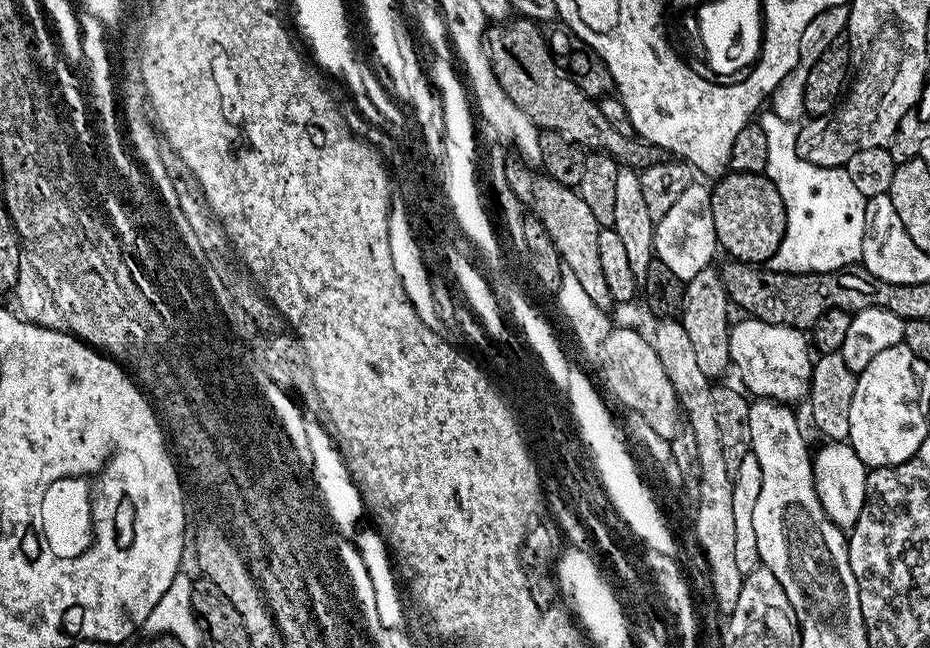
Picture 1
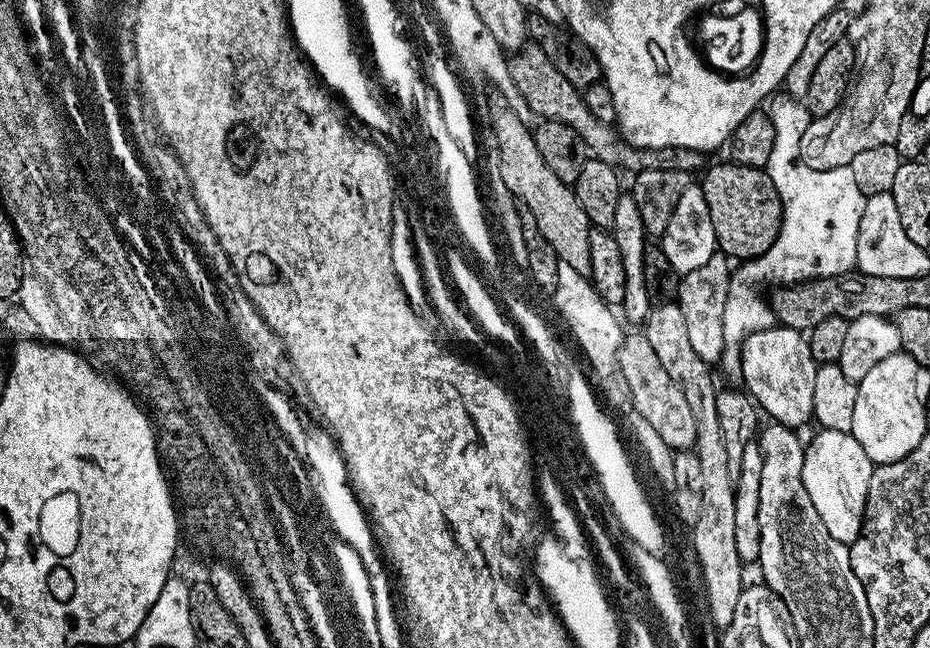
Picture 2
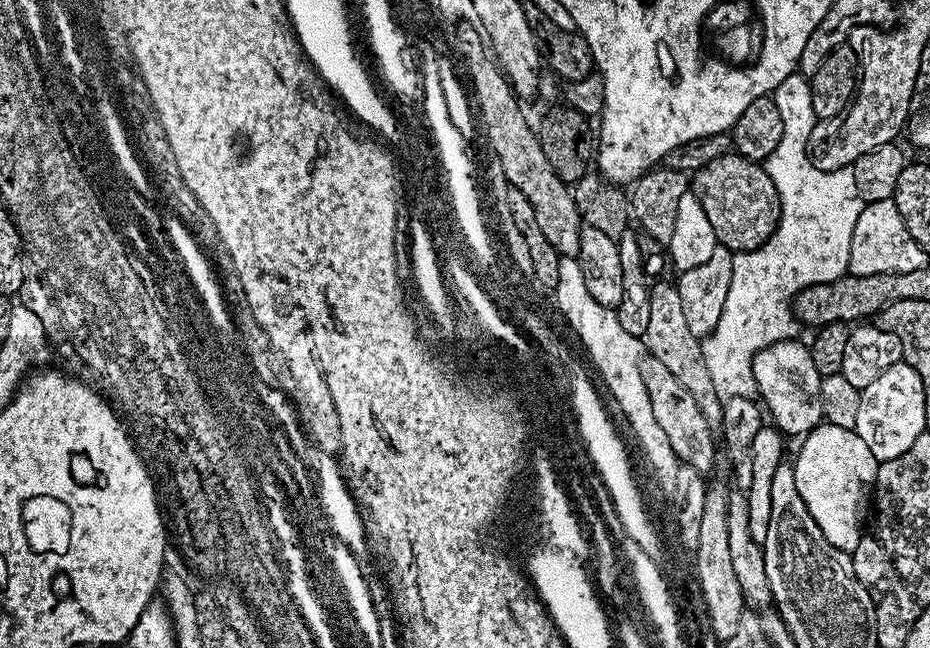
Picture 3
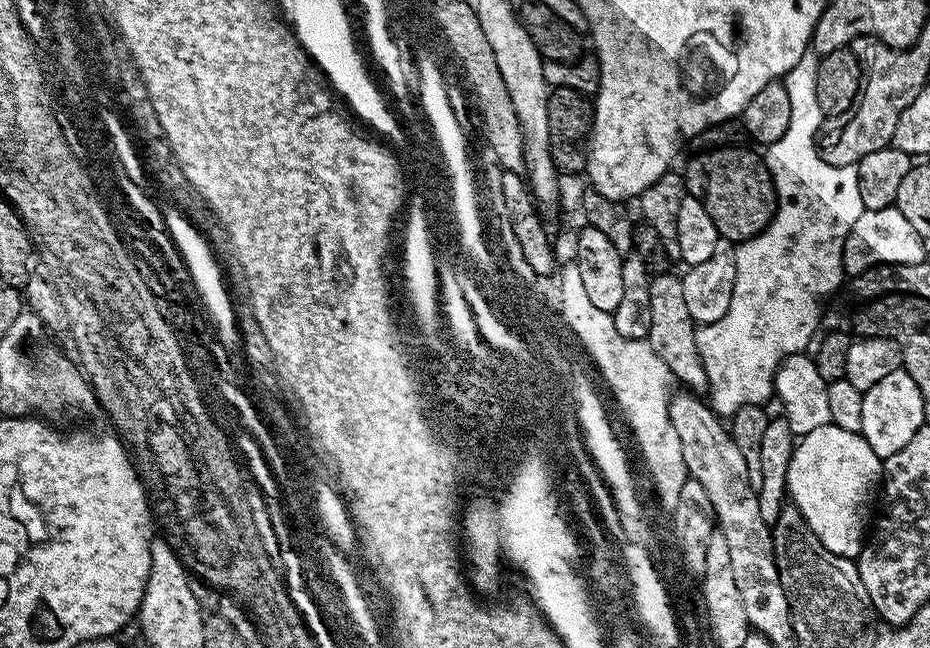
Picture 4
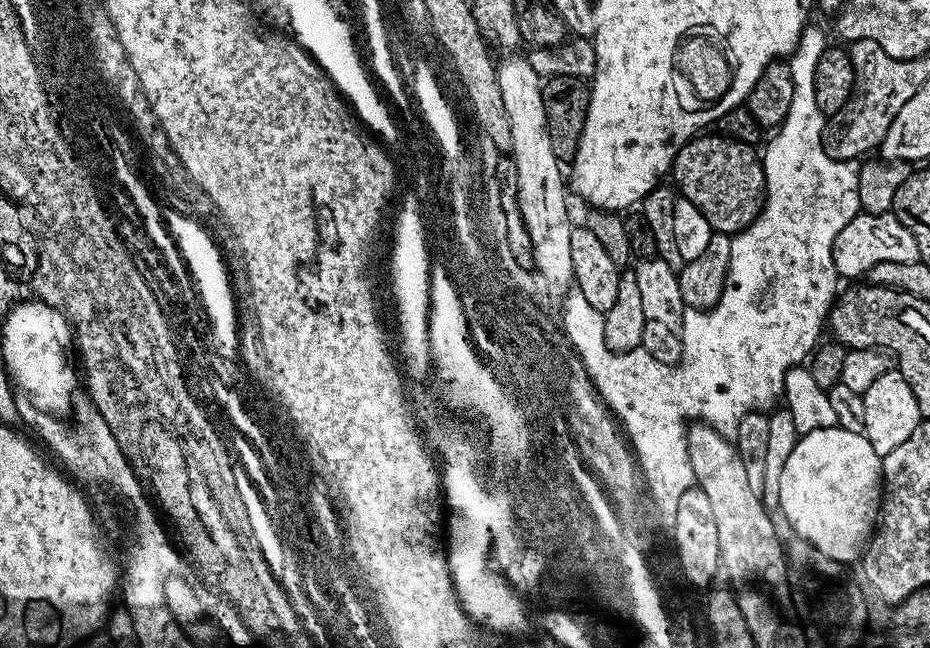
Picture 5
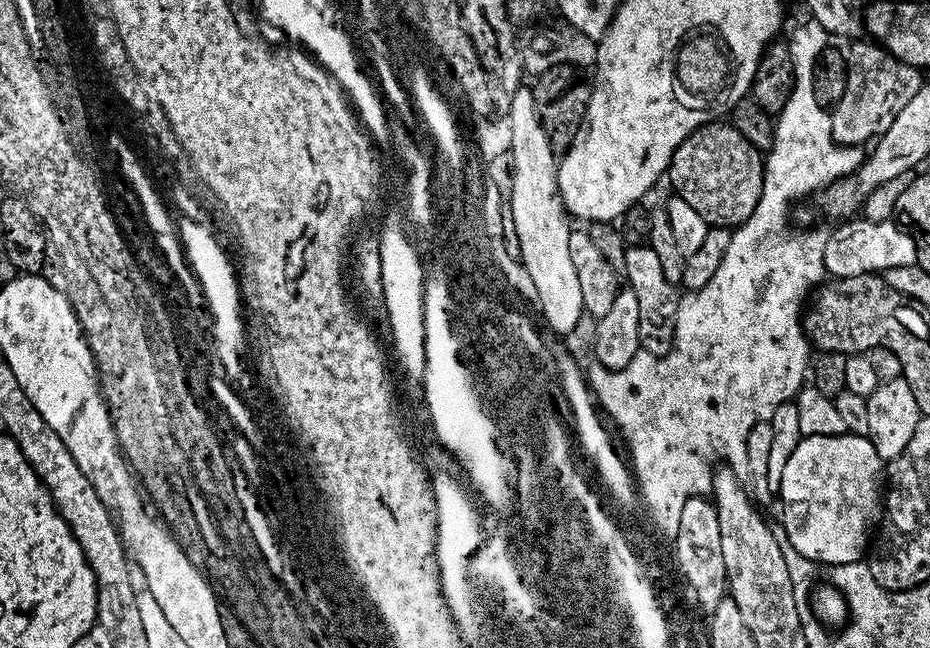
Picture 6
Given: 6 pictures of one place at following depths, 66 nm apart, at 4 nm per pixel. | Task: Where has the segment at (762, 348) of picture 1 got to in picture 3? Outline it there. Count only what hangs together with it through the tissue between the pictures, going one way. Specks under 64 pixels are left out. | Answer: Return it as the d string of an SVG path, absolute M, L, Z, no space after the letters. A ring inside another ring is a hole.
M793 338L772 344L769 348L763 348L752 359L754 382L759 399L771 423L788 438L791 436L803 438L824 420L820 401L822 377L818 374L818 370L814 370L814 358L810 358L809 345L799 344L798 341L799 339Z

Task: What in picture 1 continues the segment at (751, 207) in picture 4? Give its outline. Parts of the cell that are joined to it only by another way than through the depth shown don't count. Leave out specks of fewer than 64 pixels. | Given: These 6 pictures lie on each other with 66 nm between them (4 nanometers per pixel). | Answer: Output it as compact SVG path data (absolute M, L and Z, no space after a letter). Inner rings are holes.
M729 171L711 185L711 190L717 245L743 264L767 265L786 230L786 206L772 179L766 174Z

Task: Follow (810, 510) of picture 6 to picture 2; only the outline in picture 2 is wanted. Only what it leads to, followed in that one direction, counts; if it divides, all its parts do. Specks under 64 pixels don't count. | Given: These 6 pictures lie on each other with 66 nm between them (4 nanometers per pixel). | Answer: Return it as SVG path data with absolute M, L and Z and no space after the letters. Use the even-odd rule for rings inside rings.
M820 430L804 449L804 461L802 462L802 482L806 486L806 494L810 494L810 502L814 502L814 510L818 510L822 518L822 526L830 530L830 535L838 538L838 542L851 546L864 526L864 507L870 490L870 474L874 467L872 460L858 446L858 442L852 437L851 432L839 432L838 430Z

